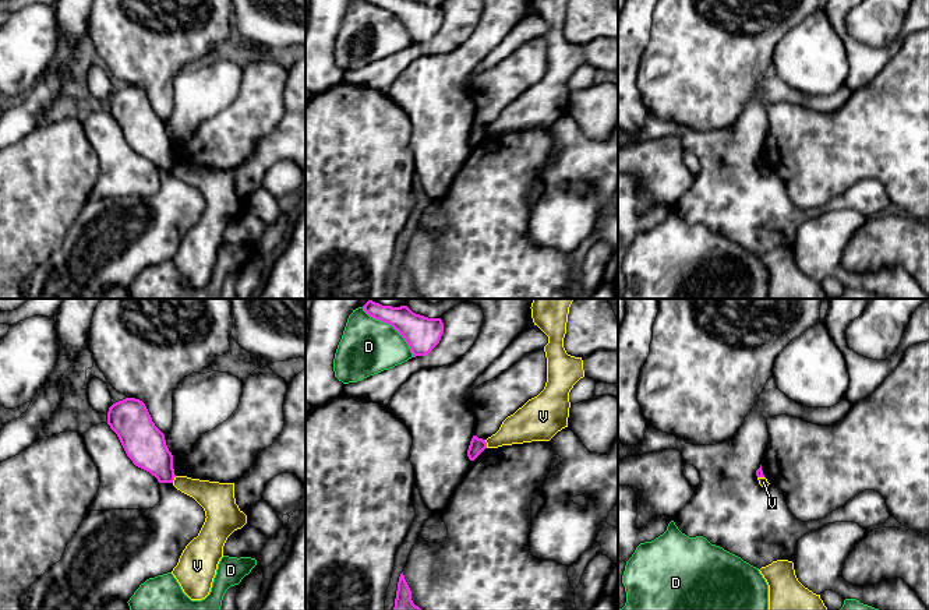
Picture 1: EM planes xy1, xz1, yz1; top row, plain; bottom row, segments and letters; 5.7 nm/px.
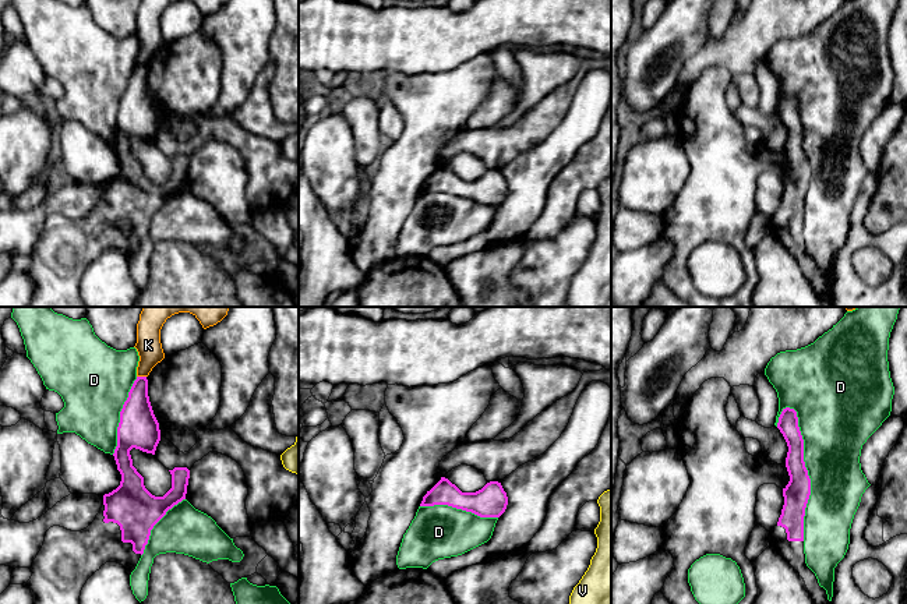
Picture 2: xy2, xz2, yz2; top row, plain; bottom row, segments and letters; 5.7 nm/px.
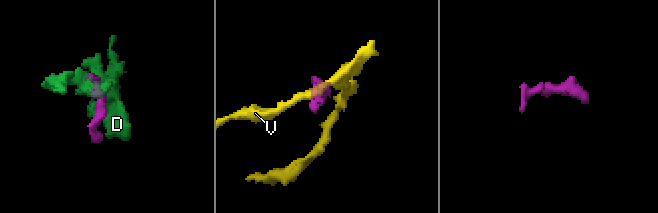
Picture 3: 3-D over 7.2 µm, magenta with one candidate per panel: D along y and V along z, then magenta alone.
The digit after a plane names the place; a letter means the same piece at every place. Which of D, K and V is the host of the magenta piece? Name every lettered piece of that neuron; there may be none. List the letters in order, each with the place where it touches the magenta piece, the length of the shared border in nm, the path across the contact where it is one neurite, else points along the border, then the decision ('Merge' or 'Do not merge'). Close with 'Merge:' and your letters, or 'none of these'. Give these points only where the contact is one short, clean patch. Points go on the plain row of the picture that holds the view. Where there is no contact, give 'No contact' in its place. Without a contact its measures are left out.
D: Touches magenta at yz2 (807, 159). Shared border 800 nm. Do not merge
K: Touches magenta at xy2 (141, 64). Shared border 60 nm. Boundary: xy2 (137, 63), (145, 64). Do not merge
V: Touches magenta at xz1 (486, 131). Shared border 50 nm. Boundary: xz1 (484, 127), (487, 134). Do not merge
Merge: none of these

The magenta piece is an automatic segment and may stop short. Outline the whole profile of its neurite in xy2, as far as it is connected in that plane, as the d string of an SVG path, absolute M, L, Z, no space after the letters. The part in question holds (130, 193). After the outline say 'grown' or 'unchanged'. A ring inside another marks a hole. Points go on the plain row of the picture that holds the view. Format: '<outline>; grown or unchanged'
M137 64L120 99L117 134L113 141L117 158L121 162L120 173L112 180L102 183L102 195L95 208L87 216L81 219L71 219L60 213L53 213L46 219L43 233L29 255L32 264L27 272L31 276L33 292L27 307L88 307L82 301L80 293L81 278L87 268L106 250L117 250L128 259L135 257L141 243L144 241L145 233L148 232L153 213L169 197L186 187L187 181L190 166L190 158L187 155L174 155L173 158L169 158L172 162L172 176L163 184L155 184L145 176L144 165L133 153L130 142L133 135L155 142L159 128L160 117L148 84L148 67L147 64Z; grown

